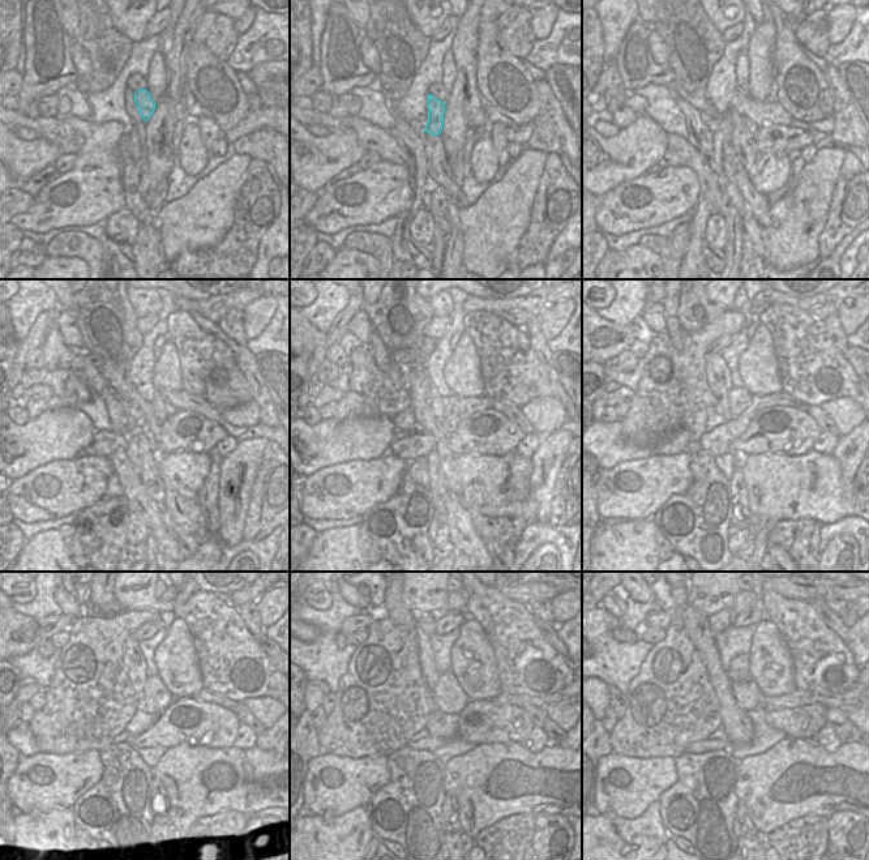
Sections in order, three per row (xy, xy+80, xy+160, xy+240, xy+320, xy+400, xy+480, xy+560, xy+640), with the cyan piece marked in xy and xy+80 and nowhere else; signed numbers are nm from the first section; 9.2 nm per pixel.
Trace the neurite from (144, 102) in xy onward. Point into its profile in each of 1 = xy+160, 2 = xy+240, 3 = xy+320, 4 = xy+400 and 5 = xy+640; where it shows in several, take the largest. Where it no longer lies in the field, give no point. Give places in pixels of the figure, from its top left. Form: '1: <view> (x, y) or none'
1: xy+160 (722, 137)
2: xy+240 (132, 449)
3: xy+320 (437, 486)
4: xy+400 (739, 492)
5: xy+640 (743, 826)

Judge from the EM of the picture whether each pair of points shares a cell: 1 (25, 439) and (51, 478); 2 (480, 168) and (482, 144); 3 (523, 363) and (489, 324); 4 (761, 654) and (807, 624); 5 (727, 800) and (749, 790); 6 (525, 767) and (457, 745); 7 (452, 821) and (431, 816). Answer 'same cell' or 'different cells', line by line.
1: different cells
2: same cell
3: same cell
4: different cells
5: different cells
6: different cells
7: different cells

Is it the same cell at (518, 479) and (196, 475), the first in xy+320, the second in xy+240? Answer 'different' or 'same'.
same

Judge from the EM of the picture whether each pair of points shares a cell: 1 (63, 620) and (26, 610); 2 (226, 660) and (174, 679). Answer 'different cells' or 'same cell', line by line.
1: different cells
2: different cells

